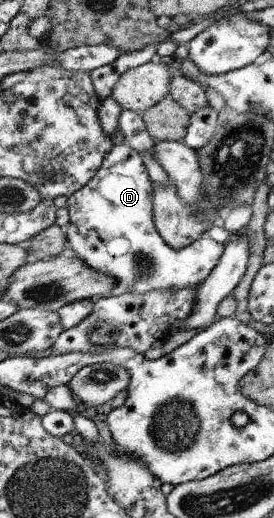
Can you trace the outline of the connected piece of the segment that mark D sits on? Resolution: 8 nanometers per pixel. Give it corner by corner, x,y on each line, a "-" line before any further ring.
124,142
112,145
92,179
67,197
68,224
63,228
67,244
90,269
111,277
114,285
128,286
127,292
200,286
218,263
223,244
201,236
181,250
168,248
153,224
152,194
140,154

